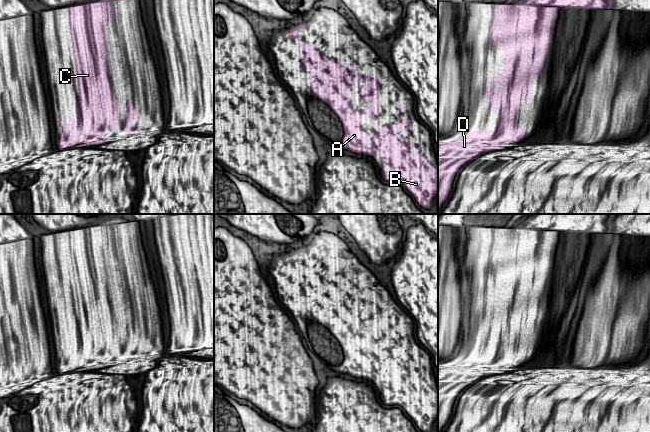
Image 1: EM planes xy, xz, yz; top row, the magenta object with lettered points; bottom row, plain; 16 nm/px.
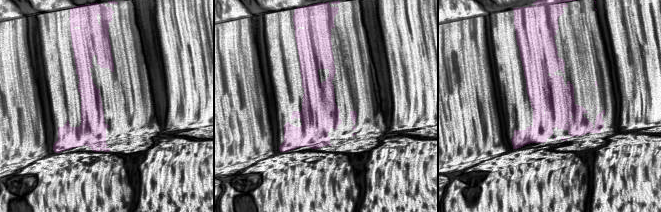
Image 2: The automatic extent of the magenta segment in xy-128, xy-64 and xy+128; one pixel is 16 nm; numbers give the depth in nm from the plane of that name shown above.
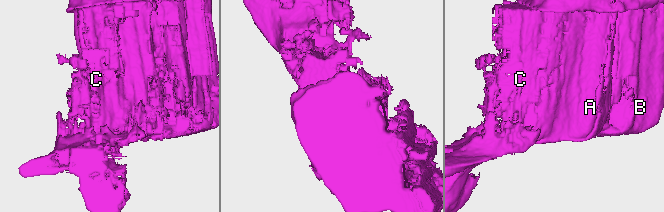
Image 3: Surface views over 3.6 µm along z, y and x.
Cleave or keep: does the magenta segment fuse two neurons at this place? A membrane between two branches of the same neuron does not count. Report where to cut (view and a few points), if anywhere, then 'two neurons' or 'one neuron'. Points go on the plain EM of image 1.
cut none; one neuron

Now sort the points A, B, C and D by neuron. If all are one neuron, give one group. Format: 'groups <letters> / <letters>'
groups A B C D

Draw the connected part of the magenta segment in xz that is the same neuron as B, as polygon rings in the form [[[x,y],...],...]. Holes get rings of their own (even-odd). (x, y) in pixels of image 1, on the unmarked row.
[[[304,263],[299,268],[302,271],[302,277],[305,282],[302,284],[301,290],[309,298],[309,304],[312,304],[311,314],[317,322],[326,327],[331,334],[339,341],[340,347],[342,348],[342,354],[344,355],[343,362],[338,365],[329,365],[324,362],[325,367],[329,366],[335,371],[340,371],[346,374],[350,374],[356,378],[364,378],[368,380],[379,379],[383,380],[383,395],[382,402],[387,405],[400,405],[405,412],[414,420],[416,425],[423,432],[431,432],[432,424],[435,418],[438,416],[438,394],[420,378],[421,373],[413,365],[412,361],[409,361],[409,366],[404,367],[401,358],[407,356],[407,343],[402,343],[398,347],[393,347],[390,351],[380,352],[380,335],[376,332],[380,331],[380,322],[378,321],[377,314],[379,313],[379,305],[376,300],[372,303],[368,302],[367,299],[361,299],[358,297],[360,291],[355,286],[353,294],[347,294],[343,288],[337,284],[329,283],[323,279],[317,272],[316,268],[310,269]],[[354,301],[358,301],[358,305],[363,309],[360,310],[360,319],[364,322],[363,325],[366,327],[365,339],[368,342],[375,342],[377,349],[375,354],[377,358],[373,361],[368,358],[361,351],[361,336],[355,335],[351,331],[352,327],[352,314],[351,310],[354,309]]]

